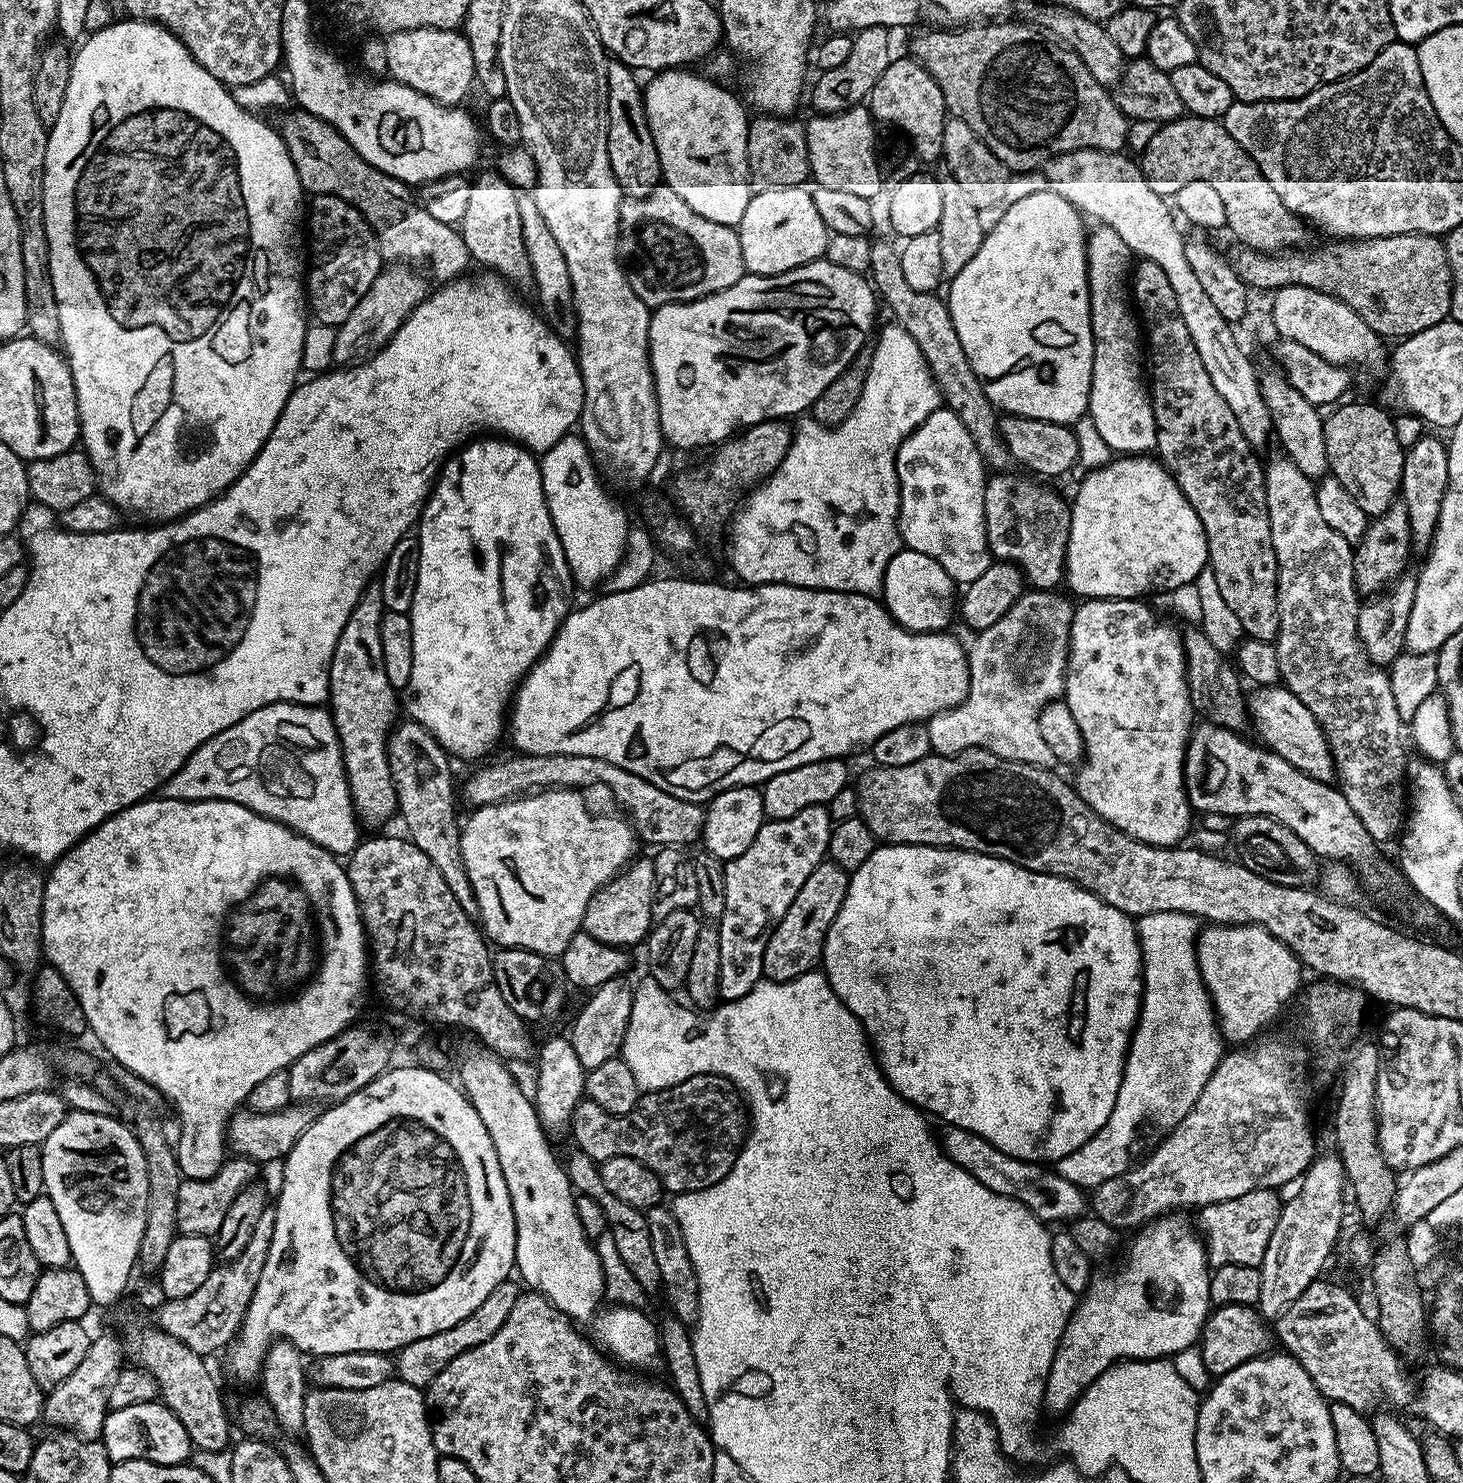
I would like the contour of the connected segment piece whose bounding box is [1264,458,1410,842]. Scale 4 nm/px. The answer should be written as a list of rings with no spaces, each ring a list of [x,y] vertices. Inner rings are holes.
[[[1286,458],[1267,461],[1264,470],[1266,506],[1270,514],[1270,538],[1276,555],[1276,593],[1278,594],[1278,634],[1276,647],[1280,680],[1314,714],[1322,726],[1324,737],[1336,763],[1336,776],[1350,810],[1358,814],[1362,826],[1377,842],[1395,841],[1406,824],[1406,773],[1410,756],[1404,753],[1406,724],[1394,706],[1391,675],[1383,667],[1368,659],[1358,638],[1358,614],[1362,603],[1356,591],[1353,545],[1338,530],[1333,530],[1318,511],[1318,500],[1313,481]]]

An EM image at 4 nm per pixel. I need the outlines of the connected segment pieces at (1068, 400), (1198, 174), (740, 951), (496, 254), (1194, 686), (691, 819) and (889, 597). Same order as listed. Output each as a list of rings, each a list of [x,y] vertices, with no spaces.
[[[1050,190],[1043,191],[1044,192],[1028,192],[1025,196],[1018,197],[1012,205],[1009,203],[1007,207],[999,213],[1001,216],[997,218],[996,225],[994,225],[993,228],[991,225],[991,227],[985,231],[982,246],[978,246],[978,254],[974,254],[974,258],[970,258],[970,262],[966,262],[965,268],[958,270],[958,274],[951,277],[950,283],[947,285],[947,288],[949,288],[948,296],[946,295],[946,303],[948,309],[952,312],[954,330],[958,330],[958,342],[962,342],[962,350],[966,350],[966,358],[970,362],[970,366],[974,370],[974,374],[979,378],[980,384],[984,387],[984,393],[988,395],[988,401],[992,403],[993,406],[1004,414],[1025,416],[1026,418],[1038,418],[1039,420],[1045,420],[1046,422],[1072,426],[1081,416],[1087,413],[1088,399],[1090,398],[1090,382],[1092,381],[1092,371],[1094,370],[1094,338],[1092,337],[1092,323],[1090,322],[1090,290],[1088,289],[1088,246],[1086,243],[1086,227],[1084,228],[1086,220],[1073,204],[1066,202],[1066,198],[1062,198]]]
[[[1185,114],[1178,120],[1170,120],[1159,125],[1160,128],[1148,140],[1148,145],[1144,148],[1144,153],[1138,156],[1138,163],[1146,182],[1150,182],[1150,187],[1154,189],[1154,194],[1165,198],[1175,197],[1182,186],[1187,186],[1189,182],[1210,182],[1214,190],[1218,190],[1218,195],[1222,197],[1223,204],[1226,205],[1226,228],[1232,231],[1241,241],[1243,247],[1252,248],[1255,252],[1278,252],[1281,250],[1292,250],[1308,236],[1309,225],[1300,217],[1295,216],[1286,206],[1282,206],[1282,198],[1278,198],[1274,186],[1266,182],[1266,174],[1258,170],[1254,158],[1230,138],[1230,134],[1224,129],[1223,123],[1219,119],[1207,120],[1201,116]]]
[[[823,804],[806,806],[806,810],[798,810],[794,818],[768,820],[760,827],[758,838],[750,842],[747,850],[738,854],[738,858],[724,864],[726,906],[718,921],[718,990],[721,1001],[746,998],[746,994],[750,994],[750,990],[754,990],[754,986],[758,986],[758,982],[765,979],[762,958],[766,954],[766,942],[770,942],[770,934],[774,934],[778,922],[782,922],[786,910],[790,910],[790,902],[794,902],[806,878],[810,878],[810,874],[814,874],[816,867],[827,857],[833,823],[832,816]]]
[[[492,170],[482,173],[477,180],[473,179],[470,183],[469,204],[466,206],[466,214],[460,219],[458,231],[466,242],[466,249],[469,250],[471,259],[484,267],[481,269],[523,290],[524,287],[532,284],[532,263],[526,254],[526,242],[522,240],[522,222],[519,221],[518,202],[514,199],[516,191],[517,189],[512,187],[507,180]]]
[[[1192,626],[1187,631],[1183,633],[1184,657],[1193,709],[1197,713],[1205,712],[1208,715],[1205,717],[1220,728],[1244,730],[1244,727],[1249,727],[1250,713],[1246,692],[1244,696],[1244,688],[1240,685],[1241,673],[1234,667],[1233,661],[1227,655],[1220,653],[1206,638],[1201,627]]]
[[[512,754],[509,760],[500,760],[497,764],[488,764],[481,772],[476,772],[462,784],[462,796],[472,806],[482,804],[501,804],[503,800],[515,800],[525,794],[539,792],[545,788],[570,788],[585,790],[597,784],[605,788],[622,807],[627,819],[636,829],[637,837],[655,846],[689,846],[701,839],[704,834],[704,808],[694,802],[686,802],[682,798],[674,798],[674,794],[666,794],[666,790],[658,790],[646,778],[638,778],[638,774],[630,774],[630,770],[622,770],[622,766],[614,766],[614,762],[606,762],[602,758],[586,758],[586,754],[556,754],[554,756],[525,756]]]
[[[902,548],[892,556],[884,571],[884,586],[882,589],[882,602],[899,624],[910,632],[940,632],[949,626],[950,616],[954,614],[954,596],[952,600],[954,582],[943,570],[940,563],[934,558],[927,557],[917,551]]]

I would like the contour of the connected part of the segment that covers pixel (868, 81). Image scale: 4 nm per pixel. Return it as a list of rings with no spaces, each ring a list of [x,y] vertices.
[[[863,28],[852,36],[852,49],[842,66],[834,66],[834,70],[826,70],[817,75],[816,85],[812,88],[812,104],[820,114],[844,112],[848,108],[863,105],[869,99],[886,66],[894,59],[892,40],[889,29]]]

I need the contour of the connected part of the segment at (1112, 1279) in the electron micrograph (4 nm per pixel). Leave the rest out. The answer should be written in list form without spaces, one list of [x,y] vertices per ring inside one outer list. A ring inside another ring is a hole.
[[[1165,1214],[1143,1225],[1135,1233],[1132,1245],[1124,1256],[1120,1272],[1109,1276],[1093,1275],[1088,1288],[1077,1299],[1072,1316],[1066,1322],[1062,1338],[1044,1383],[1043,1407],[1052,1412],[1067,1413],[1076,1399],[1089,1388],[1105,1370],[1117,1362],[1129,1360],[1158,1360],[1175,1357],[1199,1341],[1204,1323],[1213,1307],[1210,1298],[1210,1265],[1203,1239],[1184,1214]]]

